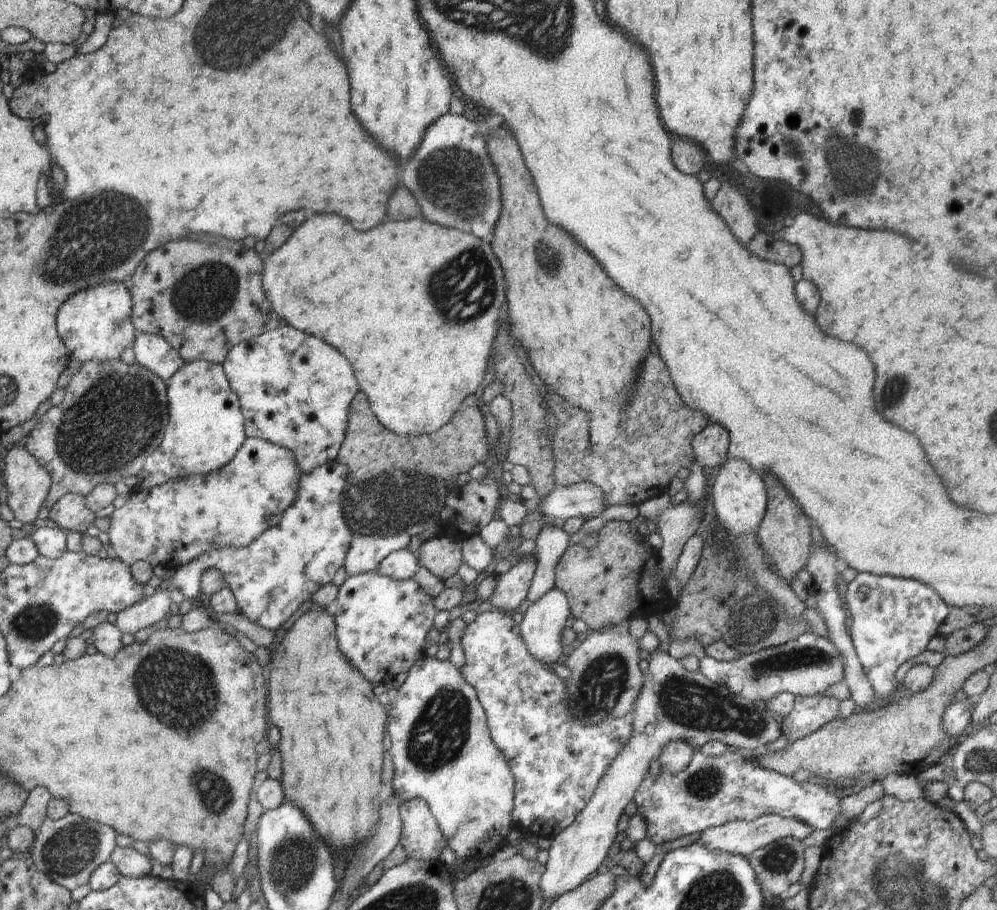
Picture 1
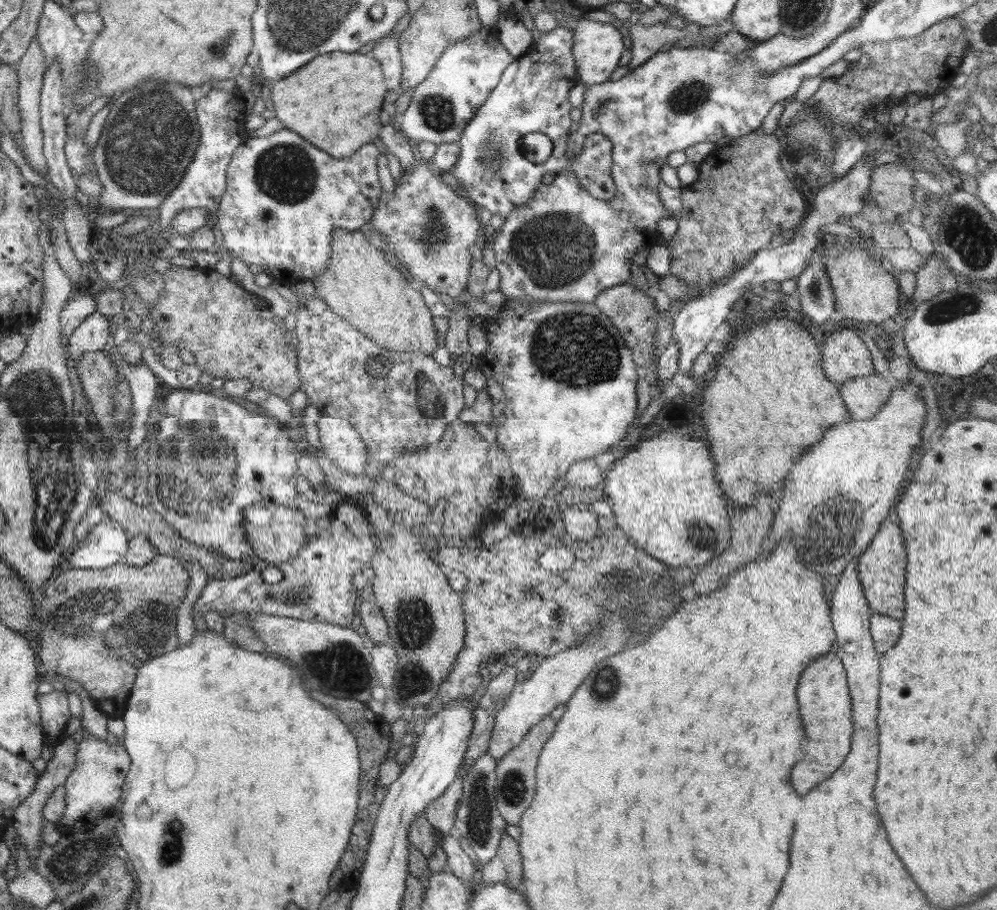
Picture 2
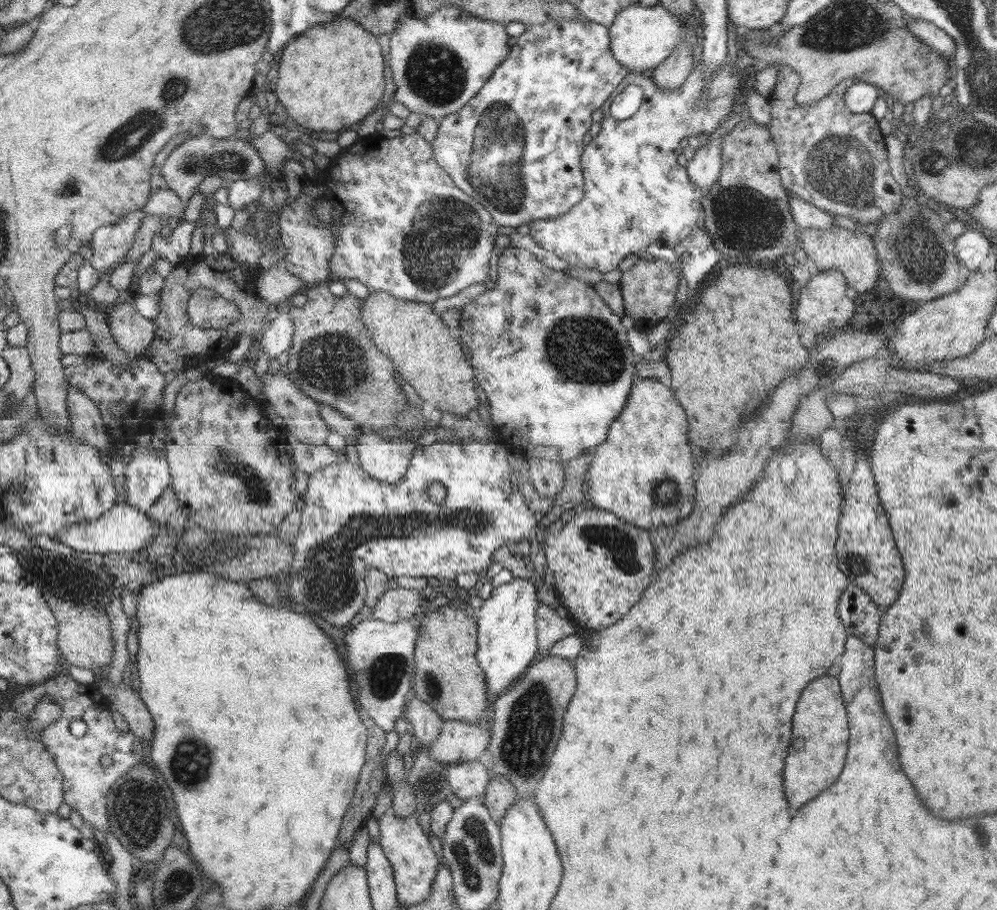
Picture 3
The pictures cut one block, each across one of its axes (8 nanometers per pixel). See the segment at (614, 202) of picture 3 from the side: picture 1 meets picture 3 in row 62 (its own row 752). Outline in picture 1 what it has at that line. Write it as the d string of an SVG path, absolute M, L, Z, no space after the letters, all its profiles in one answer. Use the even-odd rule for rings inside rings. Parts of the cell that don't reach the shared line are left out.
M696 752L688 768L676 775L661 772L656 779L651 775L646 776L632 802L638 807L637 814L646 820L646 837L657 846L733 821L749 822L764 814L794 818L815 830L825 830L831 828L834 818L840 812L840 799L832 792L827 792L826 783L814 779L798 783L791 776L780 775L758 766L753 759L745 760L740 754L728 752L716 758Z

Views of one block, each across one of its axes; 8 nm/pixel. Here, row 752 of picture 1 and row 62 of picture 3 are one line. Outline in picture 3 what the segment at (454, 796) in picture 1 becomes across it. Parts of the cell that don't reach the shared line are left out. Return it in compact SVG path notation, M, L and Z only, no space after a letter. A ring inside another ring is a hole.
M443 6L424 18L416 18L409 11L399 20L396 31L390 36L390 66L394 84L398 88L391 102L400 102L410 113L438 121L450 113L458 112L476 96L494 69L504 63L510 53L507 42L505 25L495 20L480 19L457 6Z

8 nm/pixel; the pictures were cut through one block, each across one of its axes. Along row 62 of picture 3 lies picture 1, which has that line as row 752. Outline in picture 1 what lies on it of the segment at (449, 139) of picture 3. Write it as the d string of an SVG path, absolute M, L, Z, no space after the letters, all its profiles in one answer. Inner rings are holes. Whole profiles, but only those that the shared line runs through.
M490 610L478 615L474 622L466 626L460 646L465 655L461 674L476 690L478 701L486 714L490 736L496 748L504 752L514 774L516 786L512 828L523 832L525 836L554 839L574 823L578 812L588 804L604 772L610 768L612 760L630 740L632 726L629 718L608 718L600 724L588 725L584 724L584 720L570 716L566 704L566 681L556 676L551 665L532 658L521 638L519 625L506 611Z

